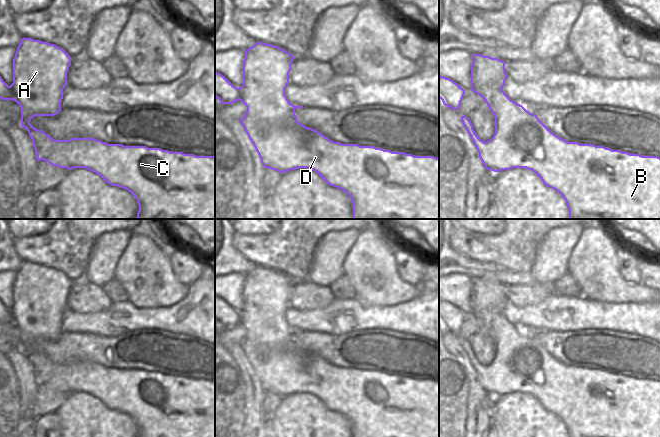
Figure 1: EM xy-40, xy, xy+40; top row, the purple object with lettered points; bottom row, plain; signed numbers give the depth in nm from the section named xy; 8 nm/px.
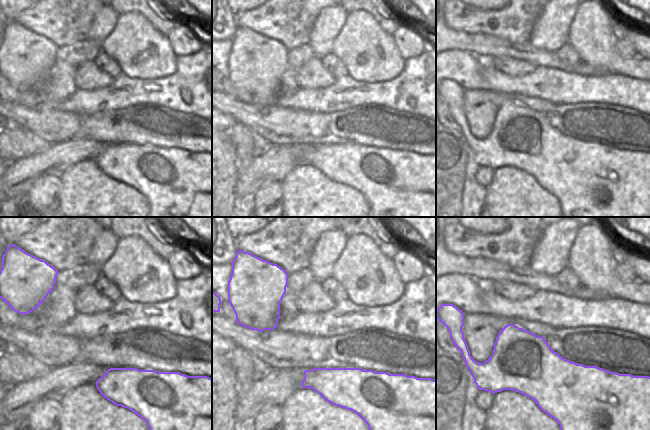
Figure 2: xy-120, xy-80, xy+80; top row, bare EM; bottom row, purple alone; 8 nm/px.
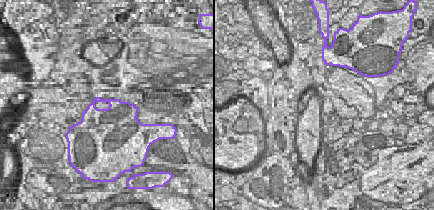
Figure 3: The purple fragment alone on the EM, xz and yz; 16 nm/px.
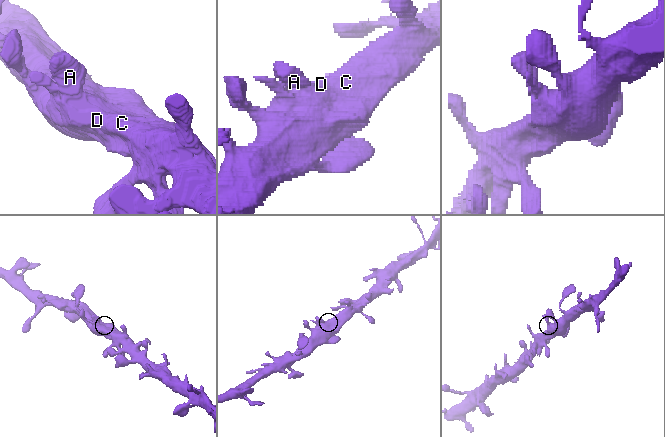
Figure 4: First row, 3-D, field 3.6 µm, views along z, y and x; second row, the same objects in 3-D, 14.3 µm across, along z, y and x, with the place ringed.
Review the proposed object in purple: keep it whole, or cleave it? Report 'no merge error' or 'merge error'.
no merge error

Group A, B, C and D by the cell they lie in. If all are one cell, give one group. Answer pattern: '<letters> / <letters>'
A B C D

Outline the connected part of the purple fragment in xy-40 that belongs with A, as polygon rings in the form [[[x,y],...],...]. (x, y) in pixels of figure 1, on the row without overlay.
[[[22,262],[13,283],[13,307],[8,310],[0,300],[0,323],[14,324],[21,331],[21,350],[27,353],[33,365],[37,385],[44,384],[52,390],[69,394],[86,392],[98,398],[108,408],[128,414],[137,423],[138,437],[215,437],[214,380],[196,380],[146,370],[108,368],[94,362],[54,364],[30,348],[34,340],[54,340],[61,335],[63,313],[67,309],[67,297],[71,284],[72,282],[65,274],[54,268]]]

